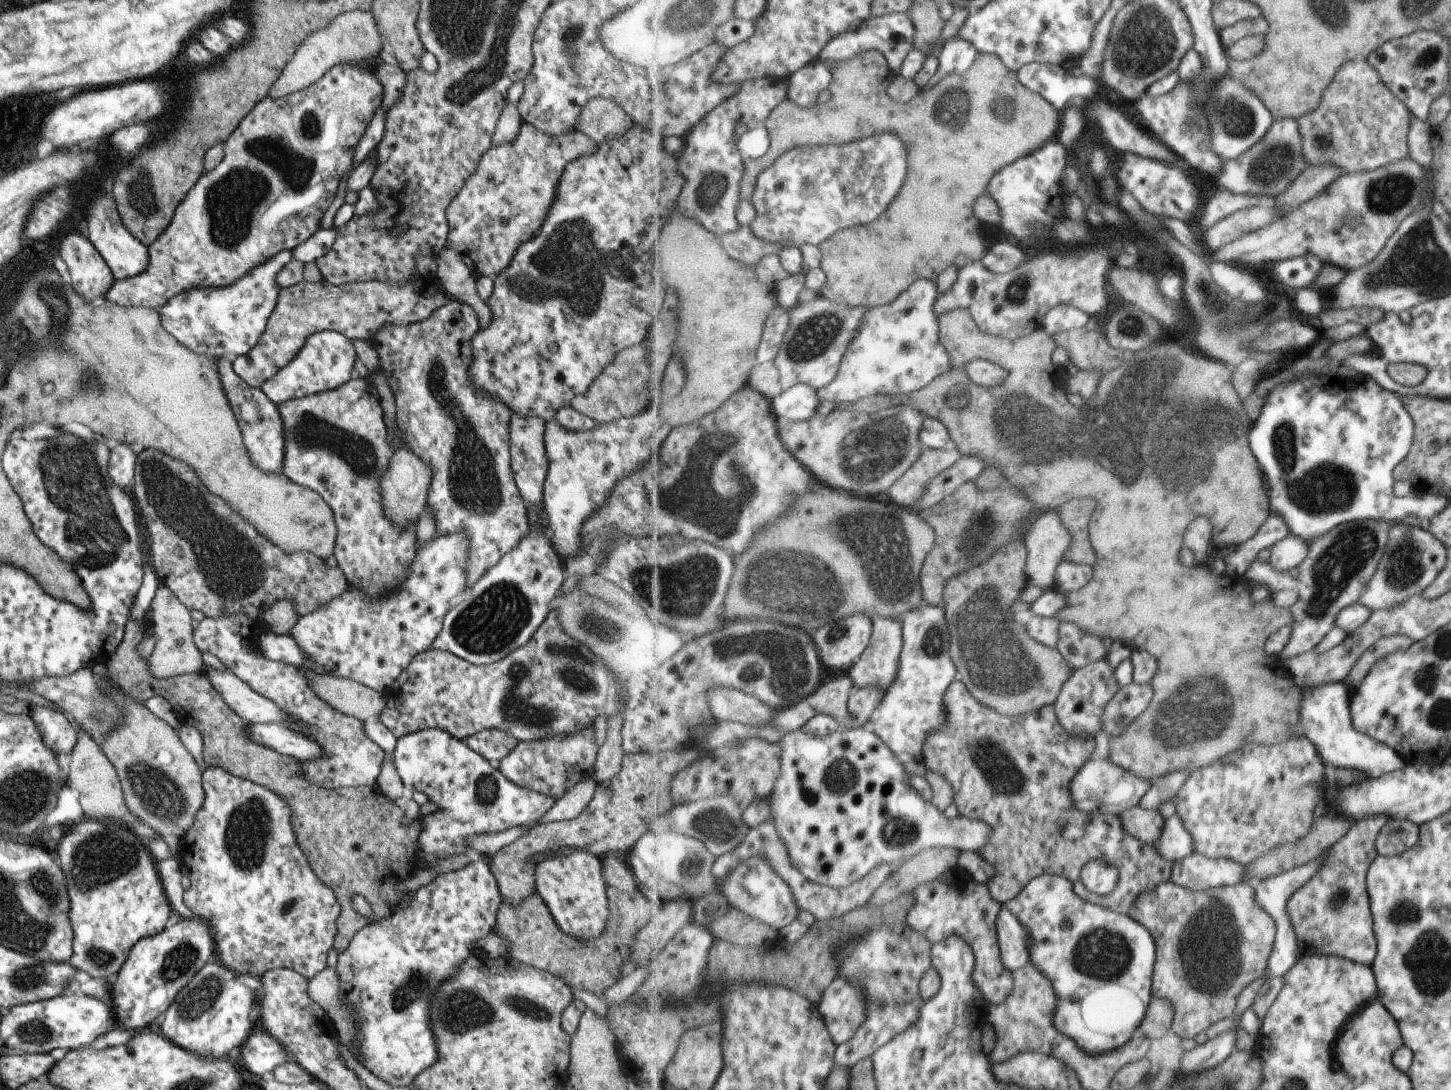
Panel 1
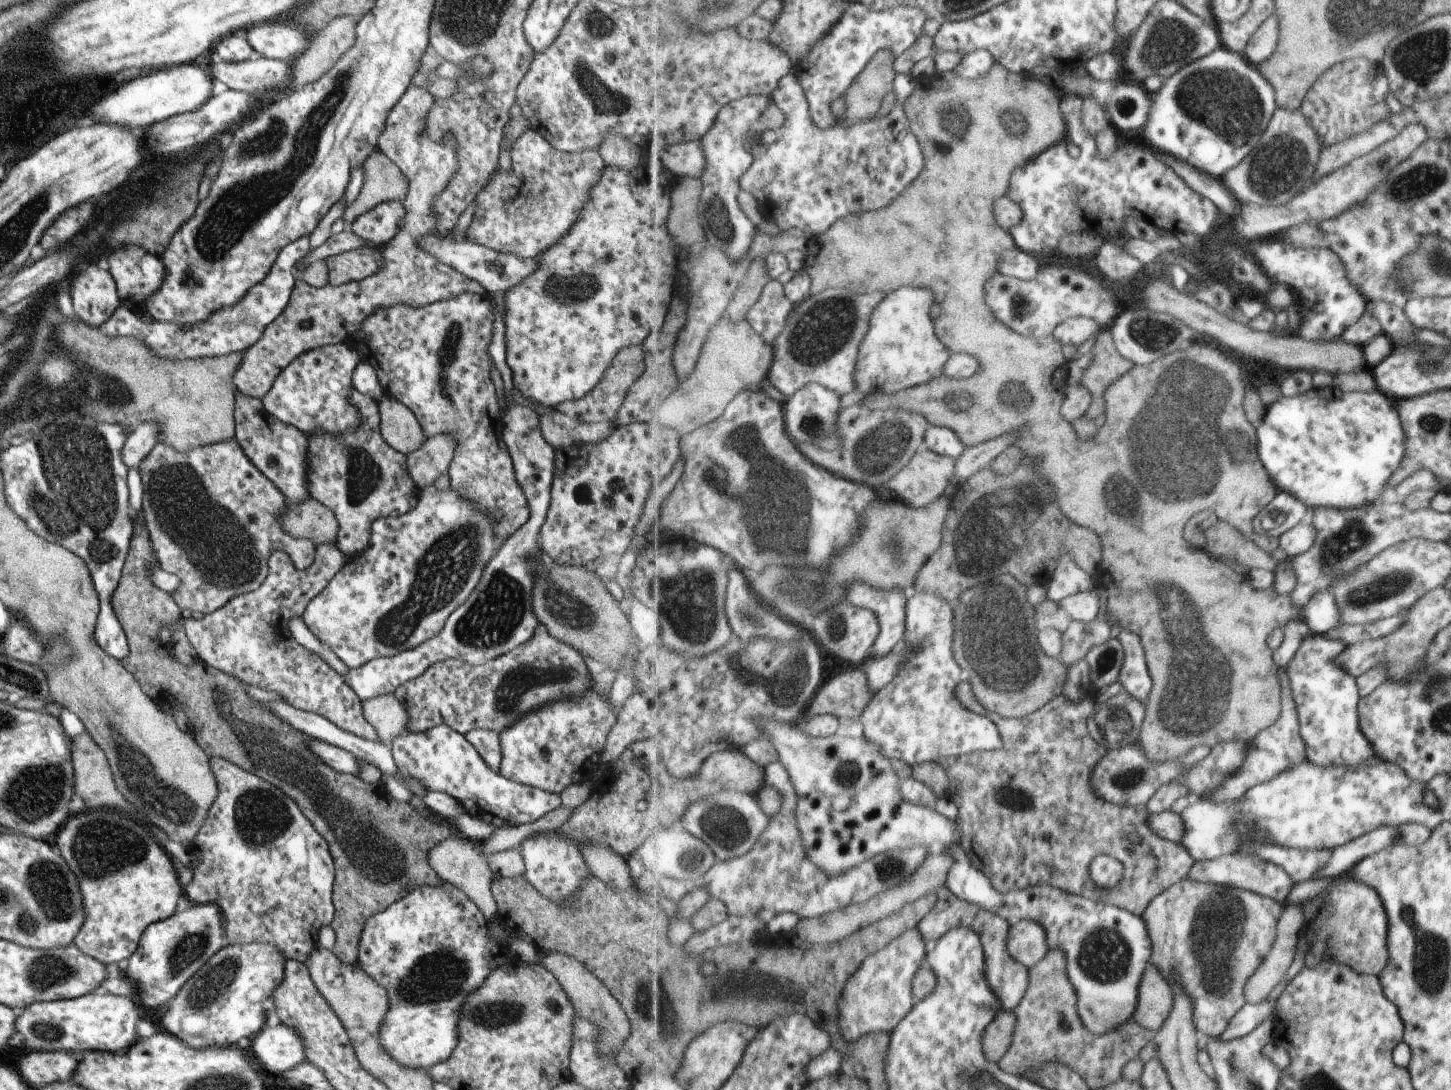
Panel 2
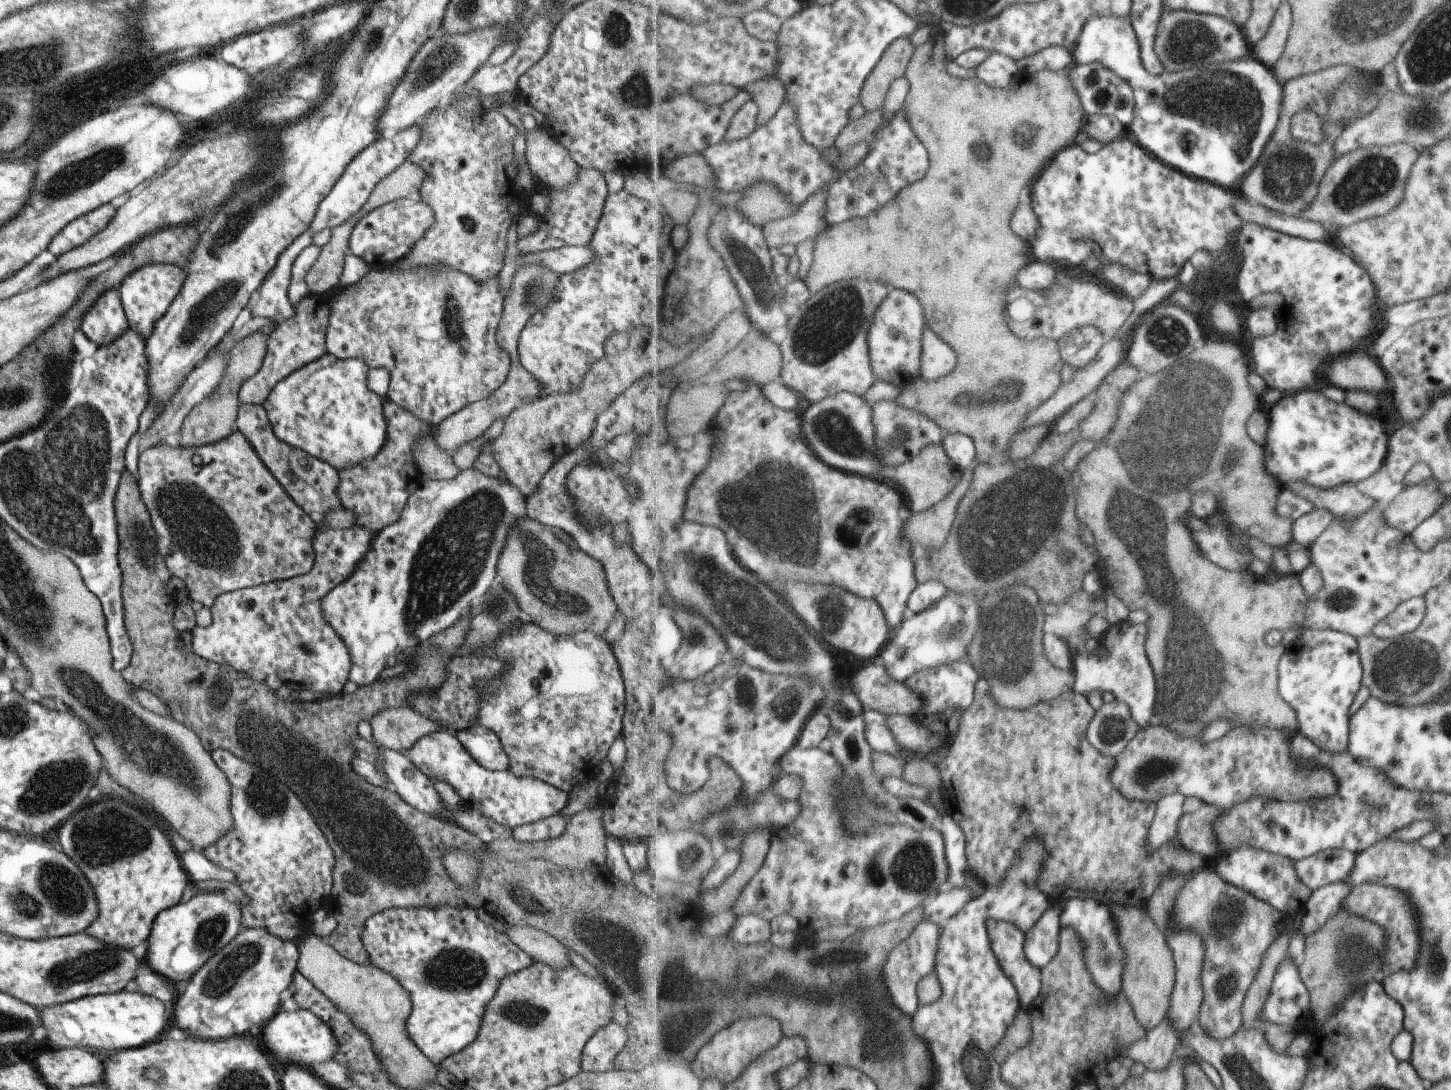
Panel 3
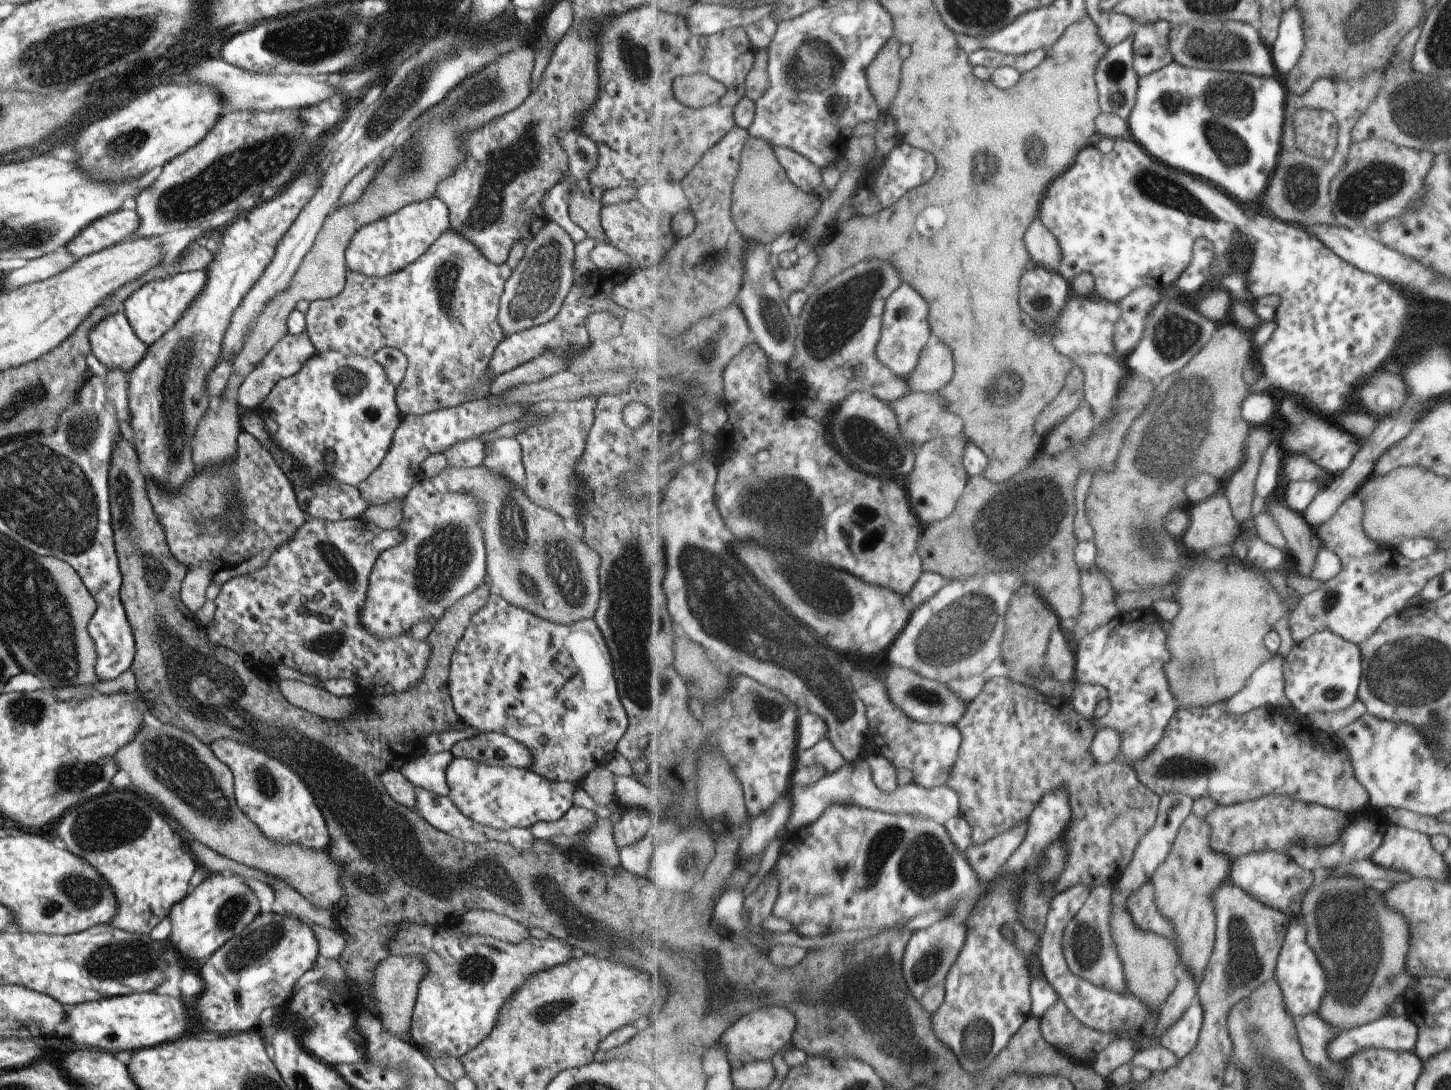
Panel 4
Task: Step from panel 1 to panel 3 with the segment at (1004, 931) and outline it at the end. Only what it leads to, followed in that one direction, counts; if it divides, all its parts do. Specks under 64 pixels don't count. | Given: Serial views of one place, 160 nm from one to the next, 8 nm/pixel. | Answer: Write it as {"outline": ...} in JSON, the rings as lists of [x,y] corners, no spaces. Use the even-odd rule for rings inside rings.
{"outline":[[[1053,904],[1045,914],[1041,916],[1038,923],[1026,932],[1026,955],[1036,967],[1042,969],[1058,954],[1060,936],[1063,926],[1060,914],[1060,904]]]}

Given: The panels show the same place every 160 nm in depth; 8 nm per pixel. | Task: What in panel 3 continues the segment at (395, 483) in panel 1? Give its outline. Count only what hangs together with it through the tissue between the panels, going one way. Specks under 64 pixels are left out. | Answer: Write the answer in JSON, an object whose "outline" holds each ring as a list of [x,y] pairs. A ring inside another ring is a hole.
{"outline":[[[511,360],[505,382],[486,399],[475,401],[446,416],[436,426],[434,443],[451,456],[453,450],[457,450],[459,446],[467,444],[467,442],[477,438],[477,436],[481,436],[495,418],[505,418],[509,411],[516,409],[523,402],[531,402],[531,400],[538,396],[538,390],[539,387],[535,379],[516,360]]]}

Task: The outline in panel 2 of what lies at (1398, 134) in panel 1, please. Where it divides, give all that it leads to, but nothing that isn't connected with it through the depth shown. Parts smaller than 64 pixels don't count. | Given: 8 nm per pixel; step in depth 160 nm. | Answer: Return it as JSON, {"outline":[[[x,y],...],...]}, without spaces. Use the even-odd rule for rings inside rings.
{"outline":[[[1365,58],[1347,60],[1347,64],[1335,64],[1315,88],[1311,88],[1311,96],[1307,96],[1300,110],[1311,120],[1315,134],[1321,136],[1323,148],[1338,144],[1342,139],[1365,132],[1379,120],[1387,118],[1389,113],[1385,96],[1389,90],[1389,82],[1380,65],[1371,64]]]}

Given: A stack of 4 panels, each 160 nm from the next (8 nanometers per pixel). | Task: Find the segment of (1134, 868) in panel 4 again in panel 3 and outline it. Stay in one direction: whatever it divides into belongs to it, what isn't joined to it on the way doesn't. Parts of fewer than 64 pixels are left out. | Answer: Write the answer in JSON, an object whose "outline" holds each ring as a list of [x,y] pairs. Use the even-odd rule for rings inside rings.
{"outline":[[[1177,795],[1159,803],[1149,830],[1149,844],[1156,849],[1160,850],[1163,845],[1177,838],[1179,821],[1186,812],[1182,800]]]}

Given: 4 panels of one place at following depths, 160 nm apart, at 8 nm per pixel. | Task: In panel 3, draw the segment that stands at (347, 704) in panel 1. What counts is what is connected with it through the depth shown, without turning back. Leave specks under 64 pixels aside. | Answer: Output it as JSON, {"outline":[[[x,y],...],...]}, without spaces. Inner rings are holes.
{"outline":[[[409,707],[386,708],[369,720],[372,740],[379,746],[401,753],[425,733],[443,729]]]}

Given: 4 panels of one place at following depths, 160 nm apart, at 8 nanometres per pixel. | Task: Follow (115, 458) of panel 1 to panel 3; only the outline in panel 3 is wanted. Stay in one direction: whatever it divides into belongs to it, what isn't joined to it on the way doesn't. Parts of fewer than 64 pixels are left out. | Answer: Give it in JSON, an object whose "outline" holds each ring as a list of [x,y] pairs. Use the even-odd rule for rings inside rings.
{"outline":[[[230,348],[220,356],[212,356],[203,359],[187,376],[182,380],[182,383],[177,387],[173,396],[167,401],[167,404],[160,410],[152,420],[144,435],[149,438],[151,446],[159,445],[161,440],[165,440],[169,434],[180,432],[182,420],[187,416],[191,408],[195,407],[198,402],[205,399],[209,393],[214,391],[214,388],[219,384],[219,379],[222,377],[223,369],[225,368],[226,356]]]}

